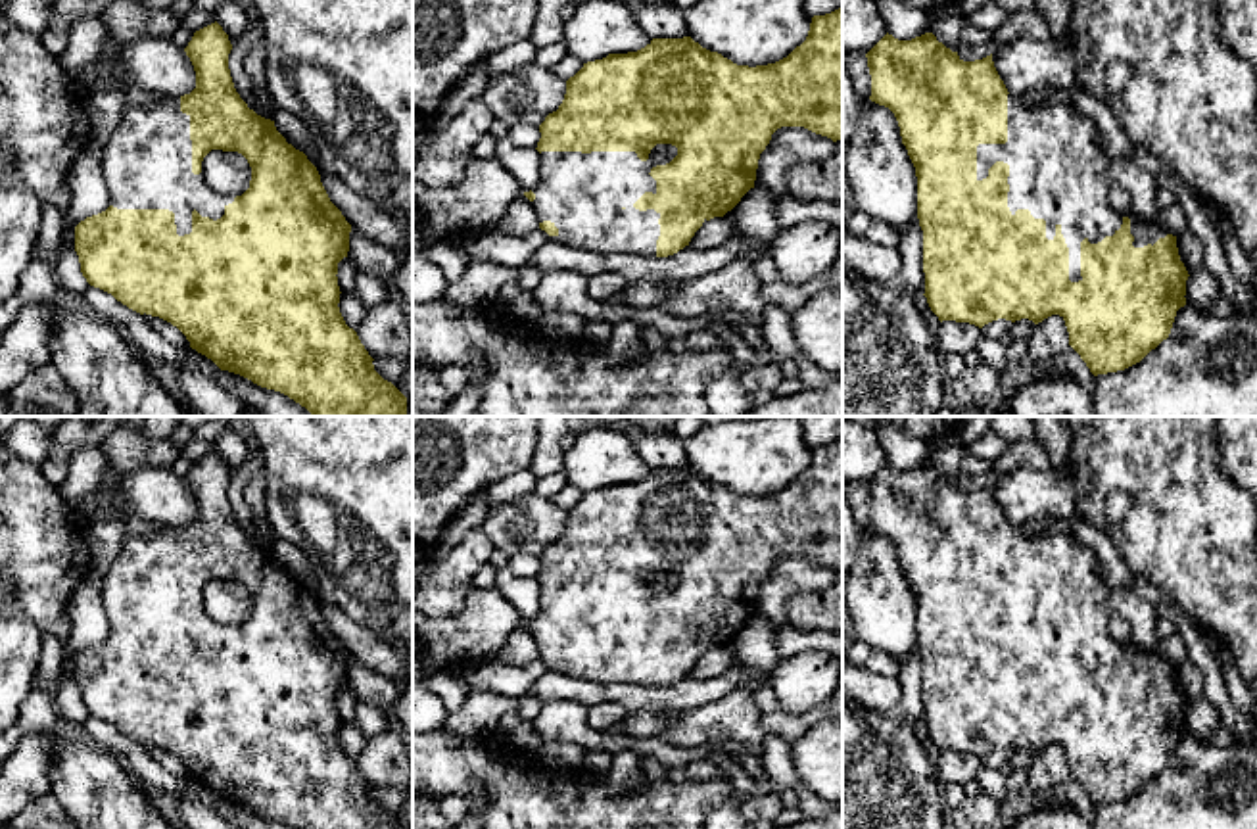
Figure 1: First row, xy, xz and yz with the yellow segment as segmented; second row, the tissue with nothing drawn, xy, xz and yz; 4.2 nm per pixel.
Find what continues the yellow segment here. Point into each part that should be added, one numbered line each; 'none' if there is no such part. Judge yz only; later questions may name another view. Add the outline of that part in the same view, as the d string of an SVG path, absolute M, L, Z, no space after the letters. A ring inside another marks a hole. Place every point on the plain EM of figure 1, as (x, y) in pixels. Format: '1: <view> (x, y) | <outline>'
1: yz (1058, 595) | M1008 524L1008 572L977 576L977 610L1004 591L1009 595L1008 637L1029 639L1046 651L1046 668L1055 656L1069 677L1069 710L1080 706L1080 672L1113 666L1123 649L1130 649L1132 675L1144 677L1165 668L1169 660L1157 651L1142 651L1132 641L1123 645L1109 633L1111 587L1094 549L1079 543L1065 528L1027 537Z

